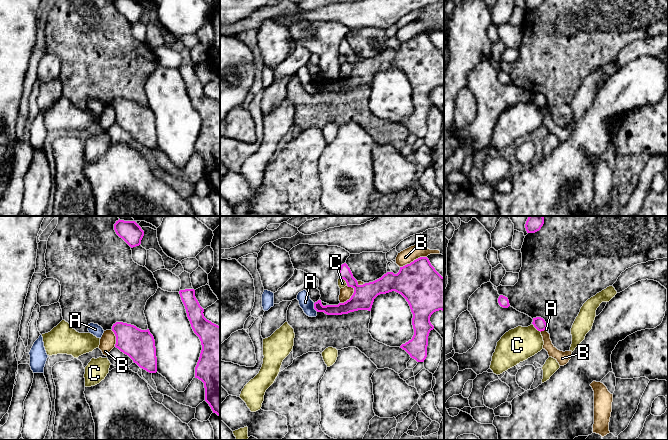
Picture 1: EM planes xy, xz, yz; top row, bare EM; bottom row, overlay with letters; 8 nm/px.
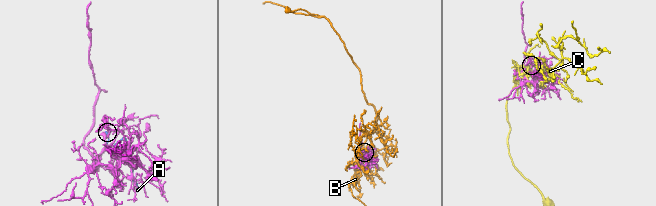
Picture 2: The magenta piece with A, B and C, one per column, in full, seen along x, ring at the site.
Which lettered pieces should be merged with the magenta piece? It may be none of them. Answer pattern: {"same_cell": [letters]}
{"same_cell": []}

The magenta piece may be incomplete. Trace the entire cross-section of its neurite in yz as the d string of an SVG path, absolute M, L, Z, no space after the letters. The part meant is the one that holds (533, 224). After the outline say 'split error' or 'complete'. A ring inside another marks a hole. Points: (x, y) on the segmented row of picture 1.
M529 216L525 228L527 233L535 233L541 229L544 224L543 216Z; complete

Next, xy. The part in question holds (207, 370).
M194 289L179 291L187 317L202 345L195 367L195 378L204 383L205 401L213 413L220 416L220 326L204 317L204 309L195 297Z; complete

